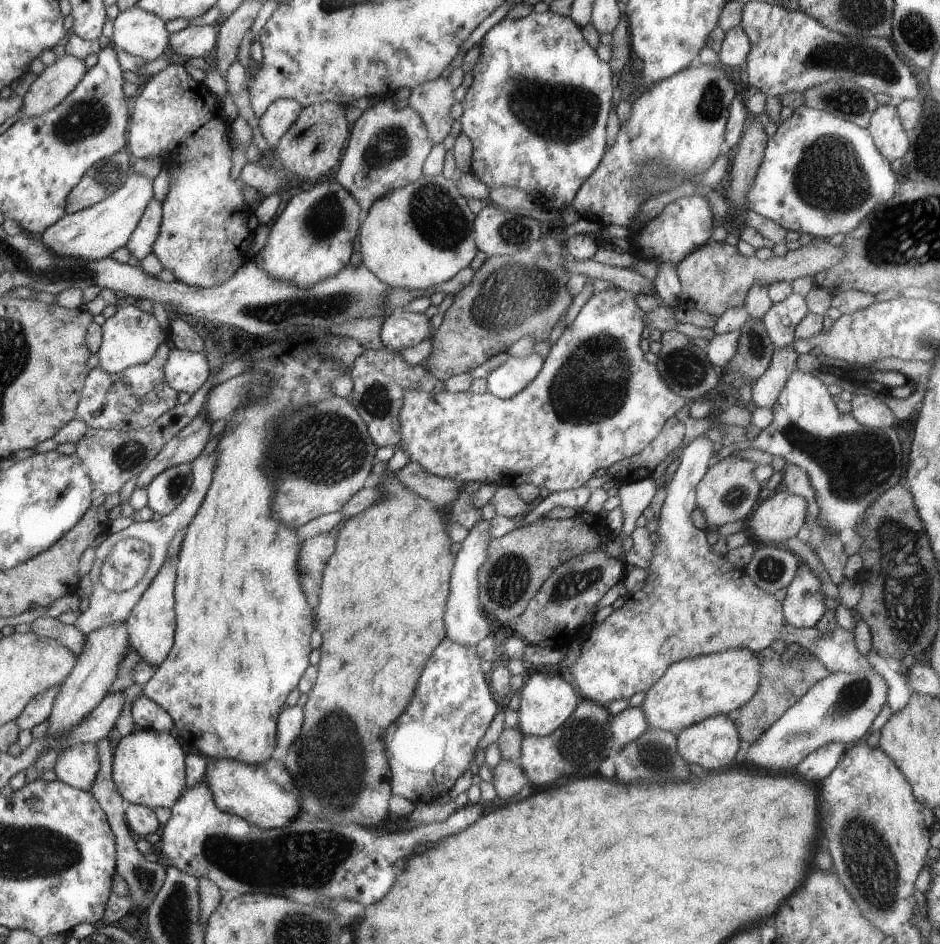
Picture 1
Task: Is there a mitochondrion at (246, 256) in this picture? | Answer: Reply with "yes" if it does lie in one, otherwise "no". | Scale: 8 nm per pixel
no

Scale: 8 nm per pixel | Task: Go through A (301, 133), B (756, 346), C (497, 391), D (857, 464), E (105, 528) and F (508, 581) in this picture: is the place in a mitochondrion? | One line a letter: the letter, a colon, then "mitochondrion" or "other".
A: other
B: mitochondrion
C: other
D: mitochondrion
E: other
F: mitochondrion

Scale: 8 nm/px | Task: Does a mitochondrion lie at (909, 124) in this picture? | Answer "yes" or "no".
no

